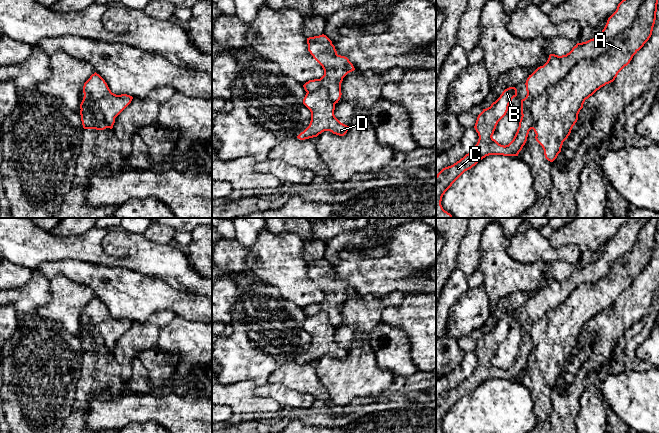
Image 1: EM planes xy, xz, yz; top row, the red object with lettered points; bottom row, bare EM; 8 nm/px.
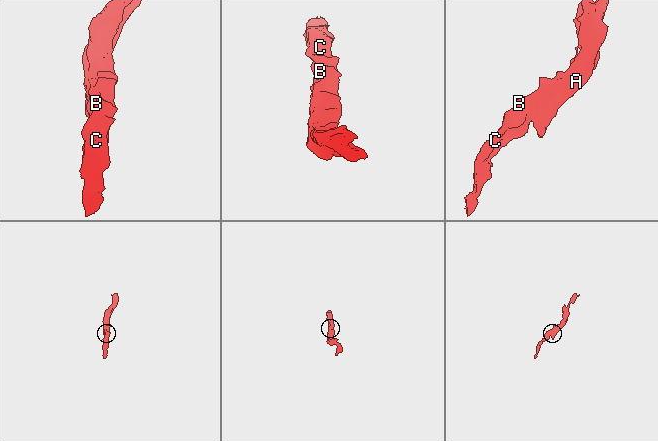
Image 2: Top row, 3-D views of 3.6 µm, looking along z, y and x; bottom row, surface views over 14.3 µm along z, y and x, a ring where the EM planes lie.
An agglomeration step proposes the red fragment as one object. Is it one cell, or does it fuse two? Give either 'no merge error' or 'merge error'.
merge error

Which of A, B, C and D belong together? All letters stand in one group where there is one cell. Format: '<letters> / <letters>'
A D / B C

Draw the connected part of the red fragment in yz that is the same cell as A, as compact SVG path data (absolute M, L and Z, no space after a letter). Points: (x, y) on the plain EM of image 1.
M647 218L638 232L633 247L612 265L609 274L595 283L580 284L558 307L551 309L530 330L532 349L536 365L542 370L545 382L553 386L561 376L563 366L568 362L578 344L578 338L586 323L601 311L615 304L618 297L627 290L633 280L652 259L656 244L659 218Z

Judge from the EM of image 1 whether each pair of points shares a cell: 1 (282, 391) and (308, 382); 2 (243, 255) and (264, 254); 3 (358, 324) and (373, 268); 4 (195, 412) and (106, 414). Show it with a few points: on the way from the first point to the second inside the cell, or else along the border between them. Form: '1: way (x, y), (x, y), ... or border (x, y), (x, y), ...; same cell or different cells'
1: border (269, 381), (282, 383), (311, 395); different cells
2: border (249, 250), (249, 274), (251, 276); different cells
3: border (365, 293), (374, 294); different cells
4: way (173, 413), (128, 413); same cell

